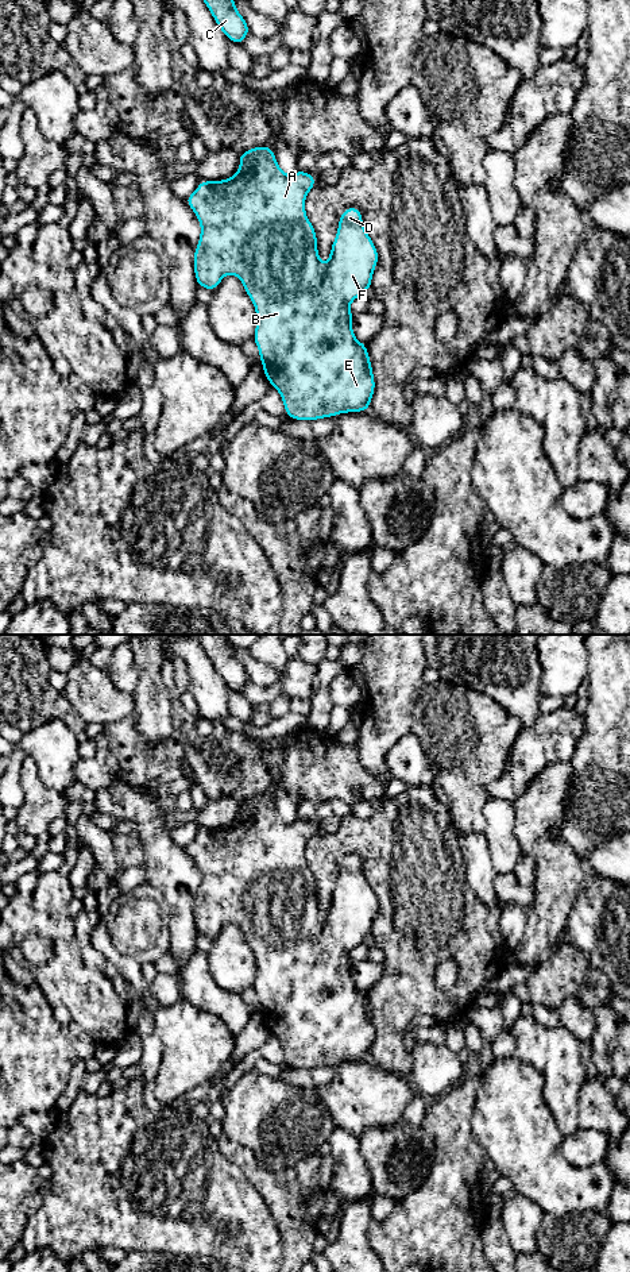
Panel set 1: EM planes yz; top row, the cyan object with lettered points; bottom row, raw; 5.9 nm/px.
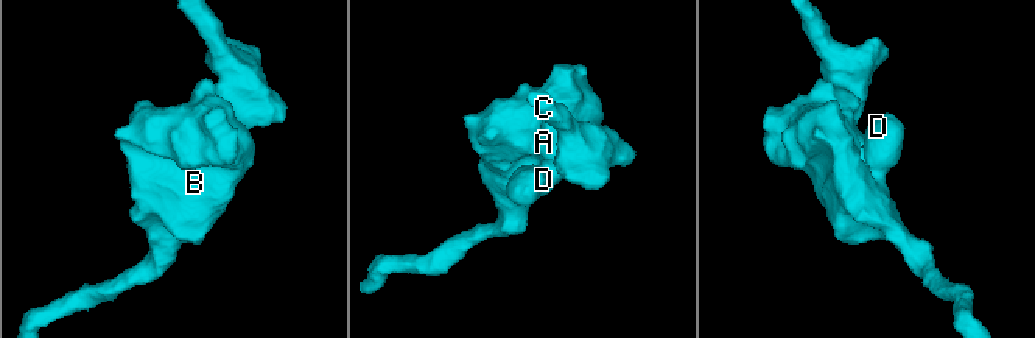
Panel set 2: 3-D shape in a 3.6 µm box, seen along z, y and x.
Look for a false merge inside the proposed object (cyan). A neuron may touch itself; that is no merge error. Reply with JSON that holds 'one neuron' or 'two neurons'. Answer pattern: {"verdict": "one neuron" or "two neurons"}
{"verdict": "one neuron"}

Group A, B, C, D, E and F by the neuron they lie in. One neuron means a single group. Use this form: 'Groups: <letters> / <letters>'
Groups: A B C D E F

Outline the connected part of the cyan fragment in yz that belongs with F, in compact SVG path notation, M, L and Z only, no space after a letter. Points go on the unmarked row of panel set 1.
M256 794L237 805L240 816L231 826L201 829L185 847L201 874L193 903L198 934L214 938L224 924L235 922L240 926L256 959L256 978L252 987L259 998L264 1025L279 1040L285 1061L290 1067L314 1069L339 1061L370 1059L375 1026L367 992L357 990L353 983L349 952L371 936L379 905L364 878L360 856L349 855L343 859L328 913L324 914L318 905L316 878L305 860L305 847L316 834L316 825L302 818L286 824L268 794Z

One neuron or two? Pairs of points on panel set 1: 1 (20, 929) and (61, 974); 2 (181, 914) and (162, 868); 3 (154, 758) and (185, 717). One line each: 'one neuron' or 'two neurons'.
1: one neuron
2: one neuron
3: one neuron

